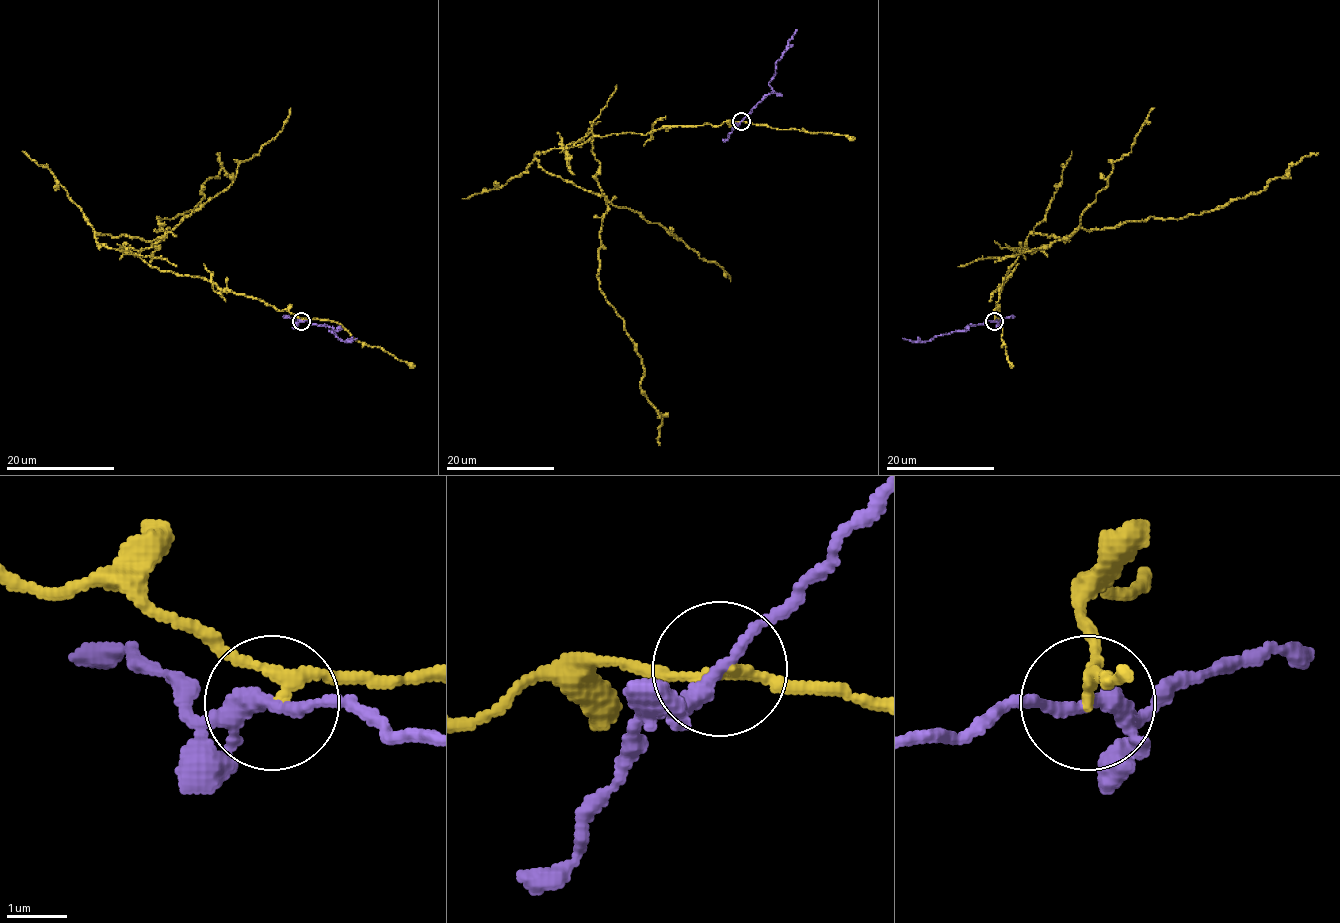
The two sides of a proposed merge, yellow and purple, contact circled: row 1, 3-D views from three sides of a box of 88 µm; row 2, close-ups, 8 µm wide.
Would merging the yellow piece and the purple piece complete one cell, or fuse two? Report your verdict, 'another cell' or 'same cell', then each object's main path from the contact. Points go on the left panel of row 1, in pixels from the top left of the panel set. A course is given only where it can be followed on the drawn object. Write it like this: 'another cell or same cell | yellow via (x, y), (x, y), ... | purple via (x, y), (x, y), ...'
another cell | yellow via (301, 320), (136, 254), (160, 249), (167, 228), (159, 216), (174, 219), (204, 199), (220, 153) | purple via (301, 320), (327, 325), (340, 341), (357, 338)

